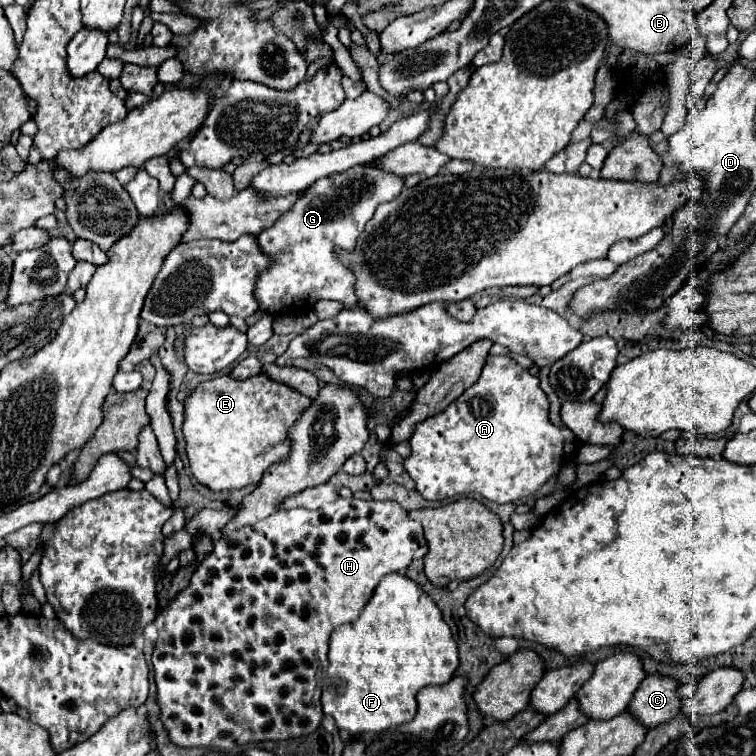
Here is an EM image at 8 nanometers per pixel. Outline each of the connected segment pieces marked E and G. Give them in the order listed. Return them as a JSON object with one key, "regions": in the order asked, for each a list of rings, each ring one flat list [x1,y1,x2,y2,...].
{"regions":[[[255,375,243,381,233,377,215,377,211,381,203,381,185,401,183,423,187,455,197,481,213,491,231,491,245,485,257,485,273,463,279,463,289,455,289,427,299,419,301,411,309,407,309,401,311,399,303,397,299,391,271,381,265,375]],[[373,163,355,165,349,171,341,171,337,175,317,179,317,183,305,189,305,193,297,199,297,205,293,205,285,215,281,215,273,227,267,227,257,235,257,243,261,251,271,259,271,263,265,271,259,271,255,281,255,299,259,303,257,311,263,315,255,325,247,329,247,337,251,345,265,345,273,335,275,317,285,311,299,311,307,307,313,309,313,305,323,299,339,301,345,307,357,303,357,295,353,291,353,283,355,283,353,273,345,267,345,263,341,263,341,259,337,259,335,249,341,247,345,251,351,251,357,245,357,237,361,235,365,223,373,217,375,209,381,203,393,201,403,189,405,189,405,179,401,175,387,175,387,171,373,167]]]}

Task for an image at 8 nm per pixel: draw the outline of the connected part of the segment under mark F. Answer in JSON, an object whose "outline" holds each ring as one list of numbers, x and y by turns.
{"outline":[[391,573,381,579,377,591,365,605,363,613,331,635,329,643,329,669,323,689,323,713,337,721,337,727,349,735,383,733,391,727,399,727,415,717,417,691,427,685,449,683,459,665,457,643,449,625,443,619,441,609,433,599,407,575]]}

